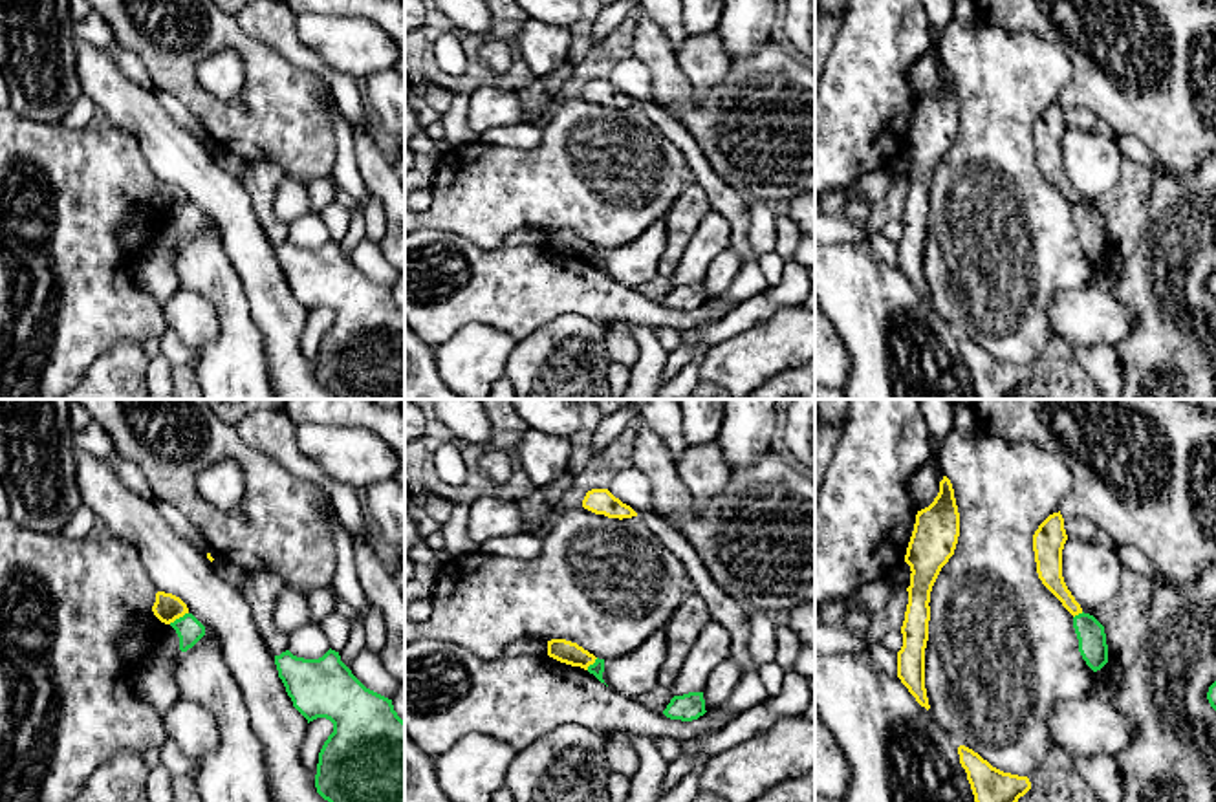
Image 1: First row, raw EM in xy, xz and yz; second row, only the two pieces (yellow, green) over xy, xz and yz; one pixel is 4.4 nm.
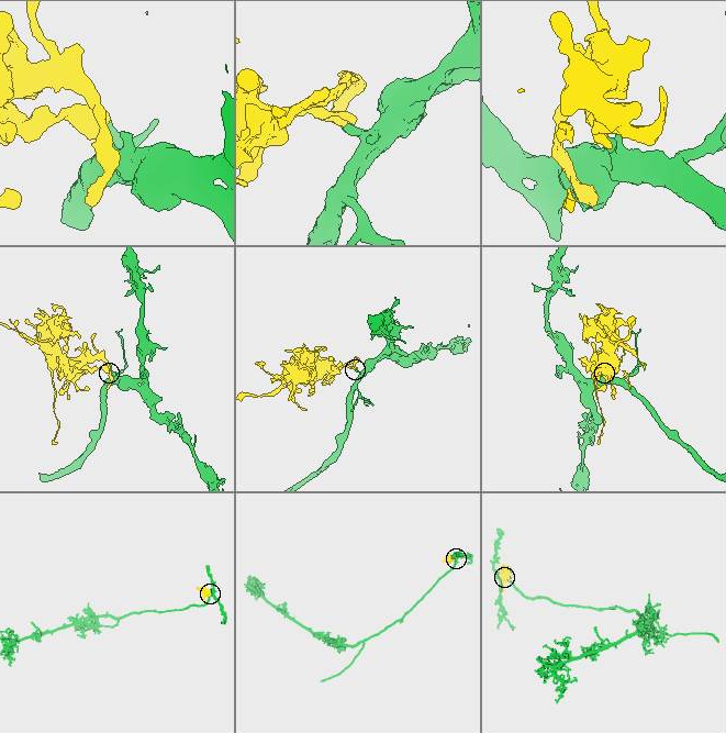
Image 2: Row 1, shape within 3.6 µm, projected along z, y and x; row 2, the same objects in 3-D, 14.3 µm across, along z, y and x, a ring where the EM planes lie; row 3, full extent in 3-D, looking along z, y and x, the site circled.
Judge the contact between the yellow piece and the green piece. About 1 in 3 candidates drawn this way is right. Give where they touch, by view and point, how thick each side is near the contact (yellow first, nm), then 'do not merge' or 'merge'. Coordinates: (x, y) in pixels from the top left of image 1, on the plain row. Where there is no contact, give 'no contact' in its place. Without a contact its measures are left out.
xy (178, 207) | 120/120 nm | do not merge

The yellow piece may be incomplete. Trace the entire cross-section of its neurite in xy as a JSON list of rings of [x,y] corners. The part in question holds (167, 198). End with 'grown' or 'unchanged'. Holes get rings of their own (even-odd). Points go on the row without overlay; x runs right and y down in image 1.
[[[157,181],[152,201],[161,212],[170,214],[176,209],[189,203],[189,198],[179,187],[172,183]]] | unchanged

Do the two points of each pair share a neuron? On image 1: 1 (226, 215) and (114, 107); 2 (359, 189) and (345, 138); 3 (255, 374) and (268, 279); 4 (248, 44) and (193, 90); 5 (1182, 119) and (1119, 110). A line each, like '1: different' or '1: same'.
1: same
2: same
3: different
4: same
5: same

